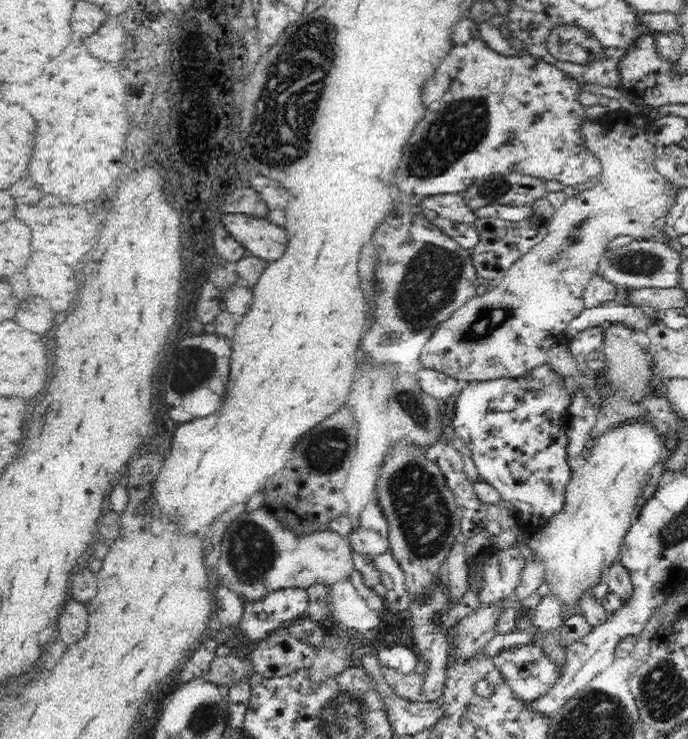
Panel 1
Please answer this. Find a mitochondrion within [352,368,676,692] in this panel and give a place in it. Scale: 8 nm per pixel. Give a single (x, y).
(425, 517)

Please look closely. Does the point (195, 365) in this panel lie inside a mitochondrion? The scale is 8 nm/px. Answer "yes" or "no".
yes

